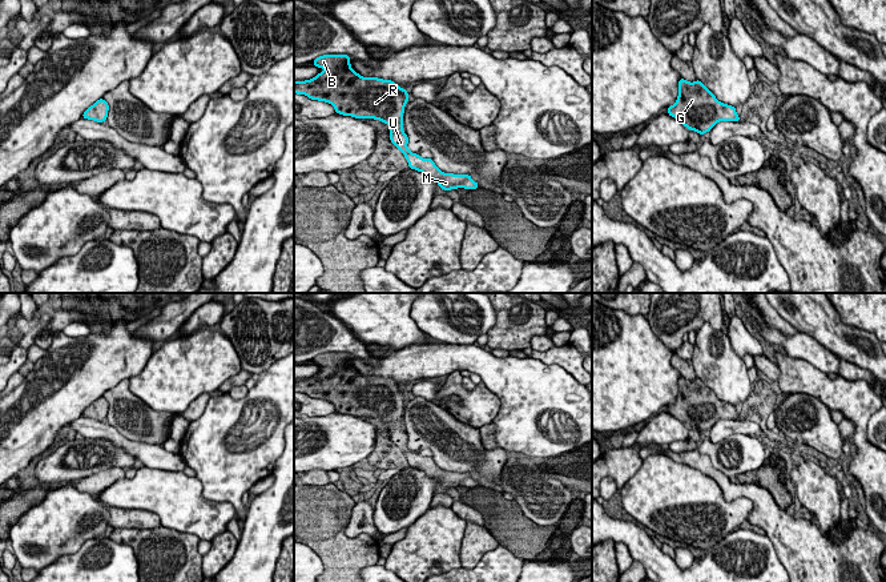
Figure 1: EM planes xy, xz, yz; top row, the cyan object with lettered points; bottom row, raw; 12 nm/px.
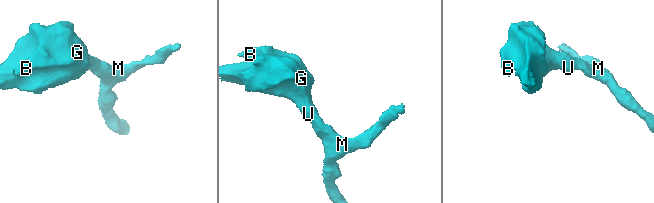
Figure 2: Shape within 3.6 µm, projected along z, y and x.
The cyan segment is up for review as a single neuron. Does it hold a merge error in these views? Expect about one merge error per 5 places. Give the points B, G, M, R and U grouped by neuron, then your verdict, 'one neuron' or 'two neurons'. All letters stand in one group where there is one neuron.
B G M R U | one neuron

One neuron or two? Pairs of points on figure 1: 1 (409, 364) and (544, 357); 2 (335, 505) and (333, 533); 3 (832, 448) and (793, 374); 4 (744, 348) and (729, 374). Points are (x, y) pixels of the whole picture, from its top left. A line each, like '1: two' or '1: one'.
1: two
2: one
3: two
4: two

